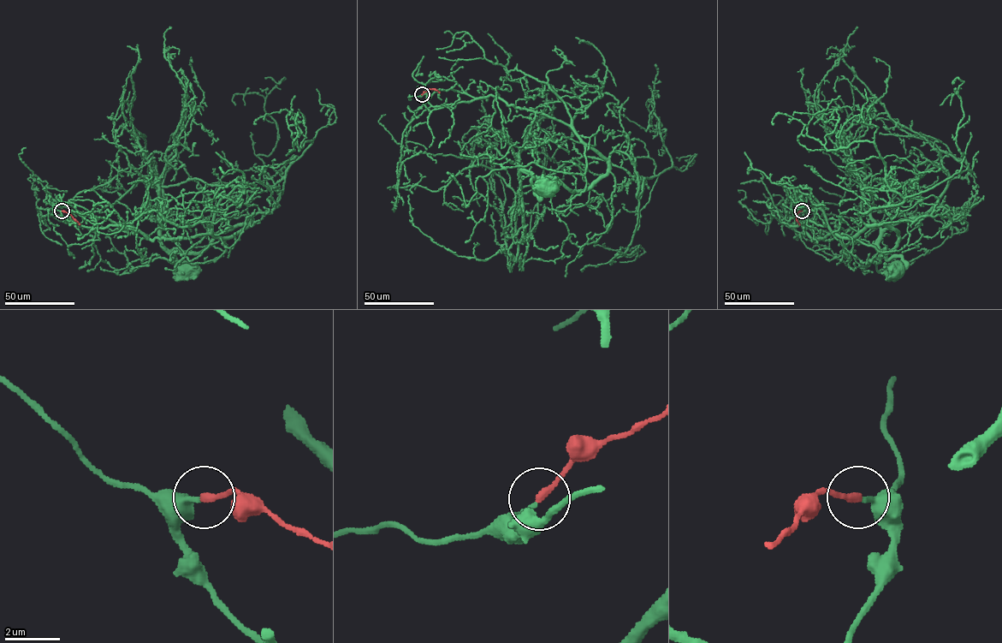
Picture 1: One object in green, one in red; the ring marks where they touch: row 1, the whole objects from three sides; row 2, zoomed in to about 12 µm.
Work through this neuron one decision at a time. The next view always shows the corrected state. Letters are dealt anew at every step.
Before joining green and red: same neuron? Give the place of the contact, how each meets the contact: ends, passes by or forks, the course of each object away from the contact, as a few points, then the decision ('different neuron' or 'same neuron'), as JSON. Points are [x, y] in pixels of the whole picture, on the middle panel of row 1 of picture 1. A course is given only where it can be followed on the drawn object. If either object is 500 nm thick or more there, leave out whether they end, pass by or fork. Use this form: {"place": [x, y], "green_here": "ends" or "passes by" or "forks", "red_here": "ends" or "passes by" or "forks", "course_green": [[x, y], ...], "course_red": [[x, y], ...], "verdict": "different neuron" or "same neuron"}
{"place": [422, 94], "green_here": "ends", "red_here": "ends", "course_green": [[422, 94], [434, 106], [500, 97], [566, 122], [607, 160], [582, 190], [530, 175], [535, 194], [548, 189]], "course_red": [[422, 94], [431, 89], [439, 92]], "verdict": "same neuron"}

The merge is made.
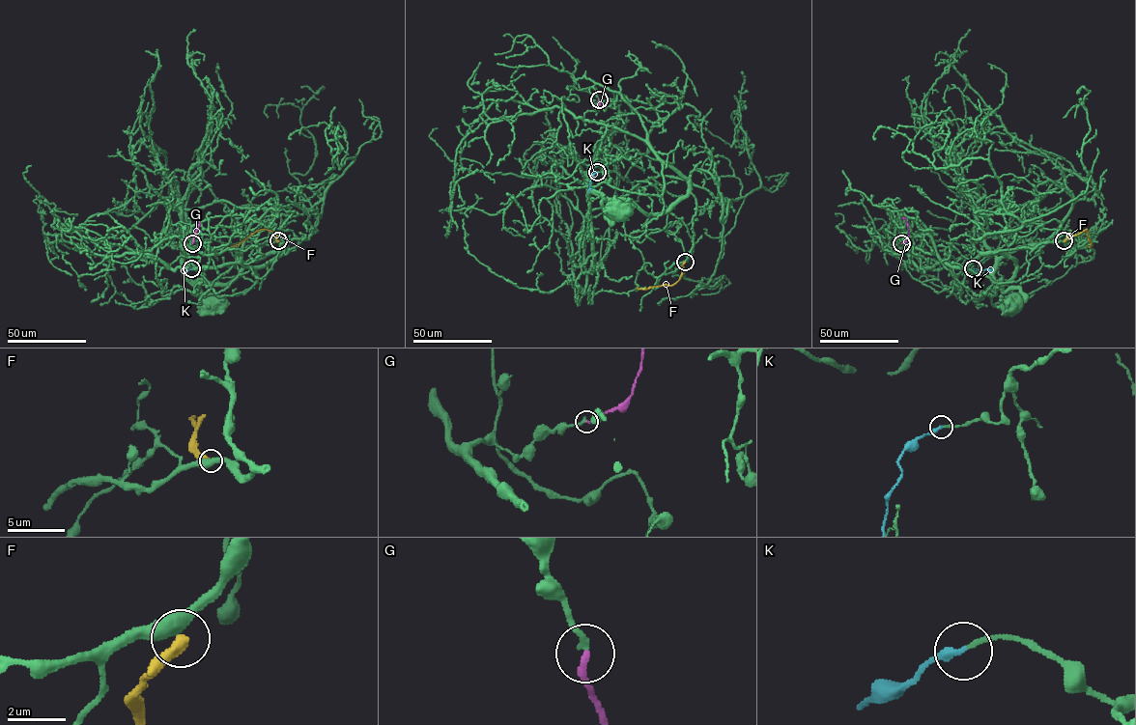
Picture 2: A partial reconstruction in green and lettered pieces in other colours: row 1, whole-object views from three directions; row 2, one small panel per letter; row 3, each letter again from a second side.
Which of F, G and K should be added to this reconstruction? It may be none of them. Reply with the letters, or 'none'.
G

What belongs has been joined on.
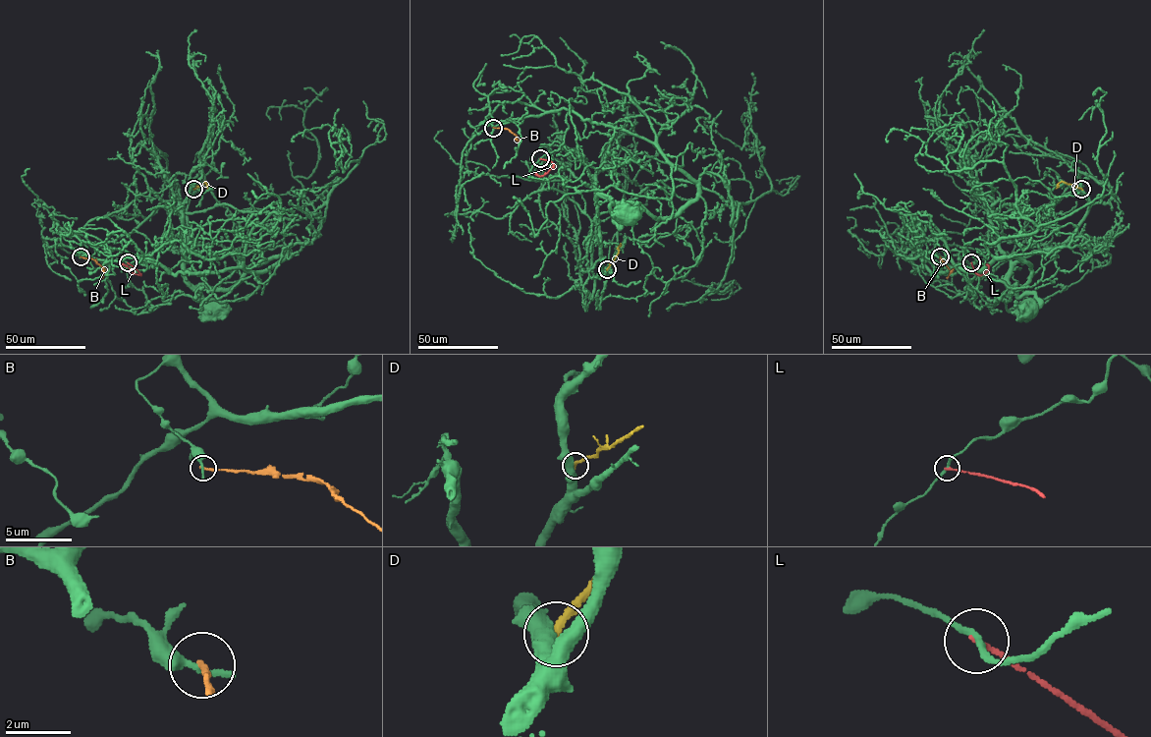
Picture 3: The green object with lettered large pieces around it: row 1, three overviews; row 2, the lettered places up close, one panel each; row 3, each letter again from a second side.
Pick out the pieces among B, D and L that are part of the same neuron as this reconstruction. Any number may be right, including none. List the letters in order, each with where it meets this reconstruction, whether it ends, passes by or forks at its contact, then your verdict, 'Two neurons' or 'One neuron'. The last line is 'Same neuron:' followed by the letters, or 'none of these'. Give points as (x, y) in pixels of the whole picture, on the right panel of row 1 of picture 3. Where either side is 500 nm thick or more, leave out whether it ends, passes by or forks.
B: Touches green at (940, 256). It ends there. Two neurons
D: Touches green at (1081, 189). It ends there. Two neurons
L: Touches green at (971, 262). It ends there. Two neurons
Same neuron: none of these

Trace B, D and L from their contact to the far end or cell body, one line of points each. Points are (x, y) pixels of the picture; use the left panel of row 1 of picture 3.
B: (81, 256), (93, 258), (103, 268), (101, 278)
D: (193, 189), (205, 181), (207, 188)
L: (128, 262), (139, 274), (122, 264)

